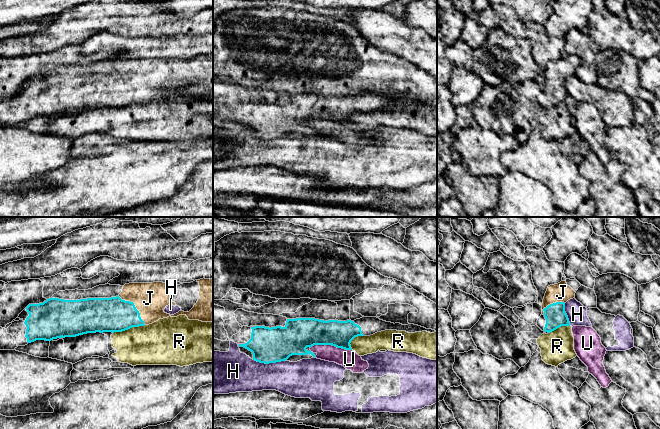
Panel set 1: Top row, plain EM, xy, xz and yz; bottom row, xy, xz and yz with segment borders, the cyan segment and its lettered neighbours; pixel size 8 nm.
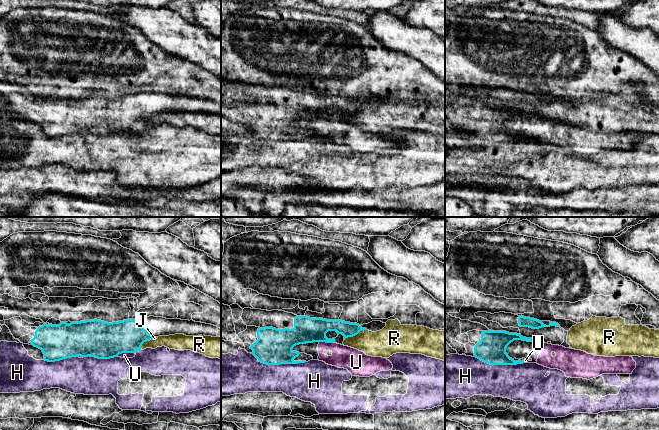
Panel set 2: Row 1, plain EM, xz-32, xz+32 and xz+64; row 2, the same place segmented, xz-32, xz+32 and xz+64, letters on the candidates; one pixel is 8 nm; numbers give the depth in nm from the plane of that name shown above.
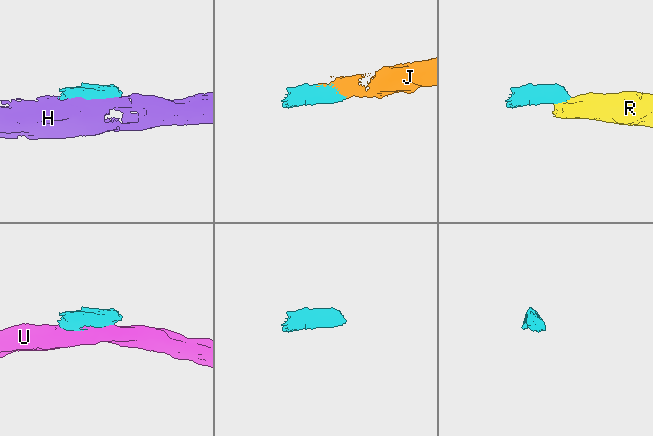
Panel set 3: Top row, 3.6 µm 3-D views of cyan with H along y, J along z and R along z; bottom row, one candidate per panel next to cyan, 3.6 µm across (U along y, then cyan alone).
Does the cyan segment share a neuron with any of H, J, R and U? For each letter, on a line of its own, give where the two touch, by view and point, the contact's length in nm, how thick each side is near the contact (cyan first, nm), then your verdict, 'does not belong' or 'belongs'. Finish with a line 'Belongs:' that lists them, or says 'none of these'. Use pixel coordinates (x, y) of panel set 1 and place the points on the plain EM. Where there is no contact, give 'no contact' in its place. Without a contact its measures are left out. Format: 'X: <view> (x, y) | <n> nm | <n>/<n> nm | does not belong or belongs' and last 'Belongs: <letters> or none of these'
H: xz (268, 139) | 260 nm | 280/300 nm | does not belong
J: xy (134, 82) | 320 nm | 280/280 nm | belongs
R: xy (128, 104) | 260 nm | 280/340 nm | does not belong
U: xz (331, 120) | 340 nm | 240/150 nm | does not belong
Belongs: J

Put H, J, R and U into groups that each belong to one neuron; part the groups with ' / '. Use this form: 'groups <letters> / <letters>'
groups H / J / R / U

